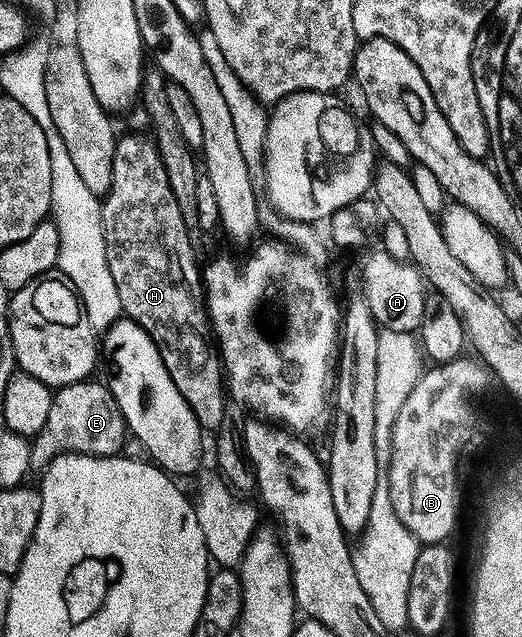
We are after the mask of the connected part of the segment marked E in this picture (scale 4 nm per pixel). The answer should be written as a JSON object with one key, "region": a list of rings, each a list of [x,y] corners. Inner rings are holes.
{"region":[[[86,381],[54,392],[52,408],[45,427],[31,444],[31,470],[42,473],[58,455],[95,455],[99,459],[120,454],[123,442],[129,439],[127,423],[117,401],[102,382]]]}

